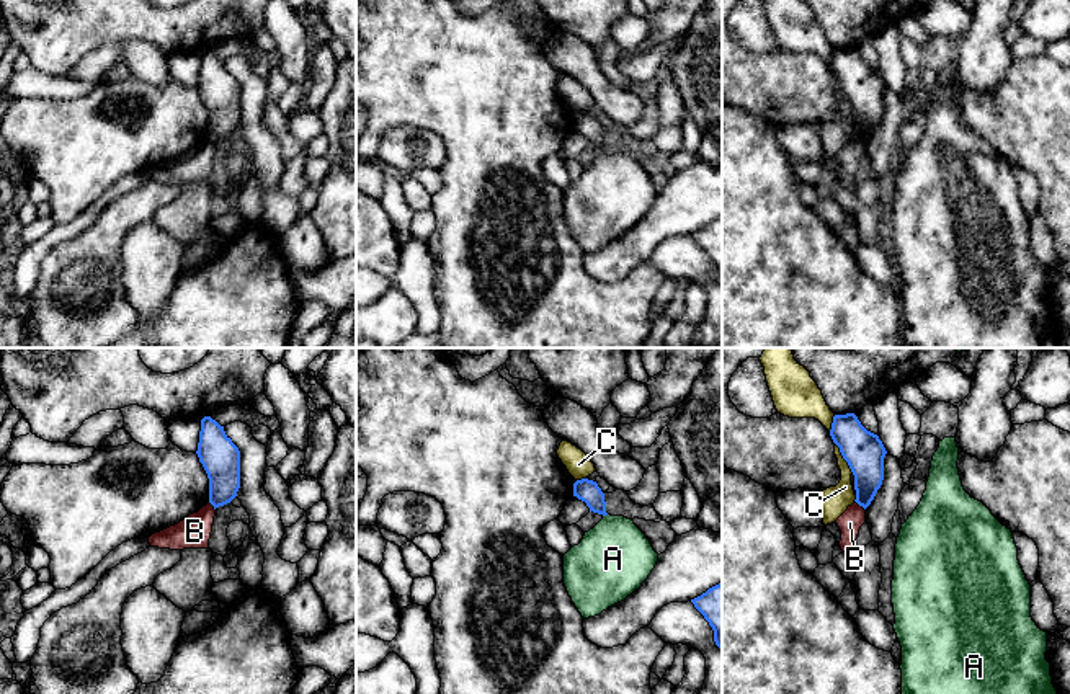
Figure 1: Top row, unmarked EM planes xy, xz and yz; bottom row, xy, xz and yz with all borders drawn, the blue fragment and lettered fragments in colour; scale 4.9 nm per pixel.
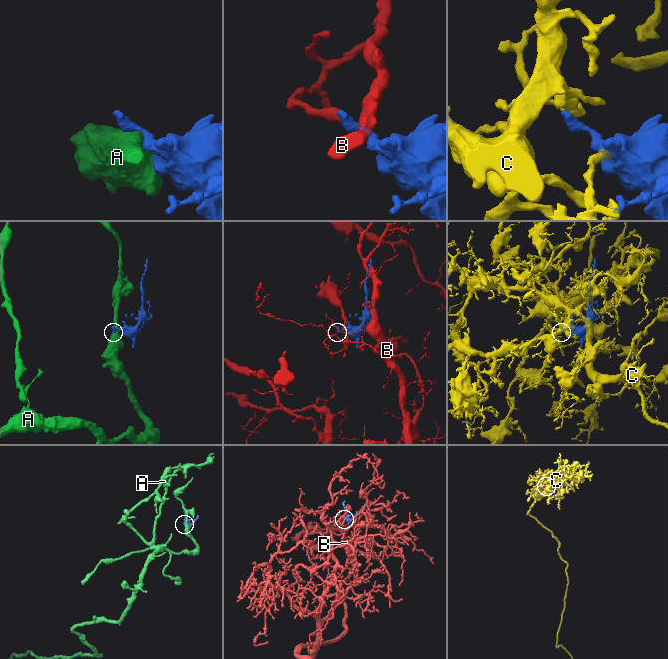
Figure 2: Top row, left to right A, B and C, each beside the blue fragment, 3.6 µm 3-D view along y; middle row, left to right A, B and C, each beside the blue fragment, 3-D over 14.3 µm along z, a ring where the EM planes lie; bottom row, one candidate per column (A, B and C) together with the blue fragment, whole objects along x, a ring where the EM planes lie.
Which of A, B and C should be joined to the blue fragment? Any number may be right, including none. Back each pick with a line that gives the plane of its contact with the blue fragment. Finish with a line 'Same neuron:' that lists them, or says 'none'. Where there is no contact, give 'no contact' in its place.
Same neuron: none

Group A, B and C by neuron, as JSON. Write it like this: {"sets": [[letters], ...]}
{"sets": [["A"], ["B"], ["C"]]}

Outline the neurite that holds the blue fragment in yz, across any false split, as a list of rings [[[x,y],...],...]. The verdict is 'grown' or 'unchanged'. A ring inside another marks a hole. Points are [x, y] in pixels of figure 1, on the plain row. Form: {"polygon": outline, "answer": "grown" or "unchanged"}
{"polygon": [[[854,47],[835,49],[830,70],[854,109],[854,136],[866,144],[882,119],[887,85]]], "answer": "unchanged"}

